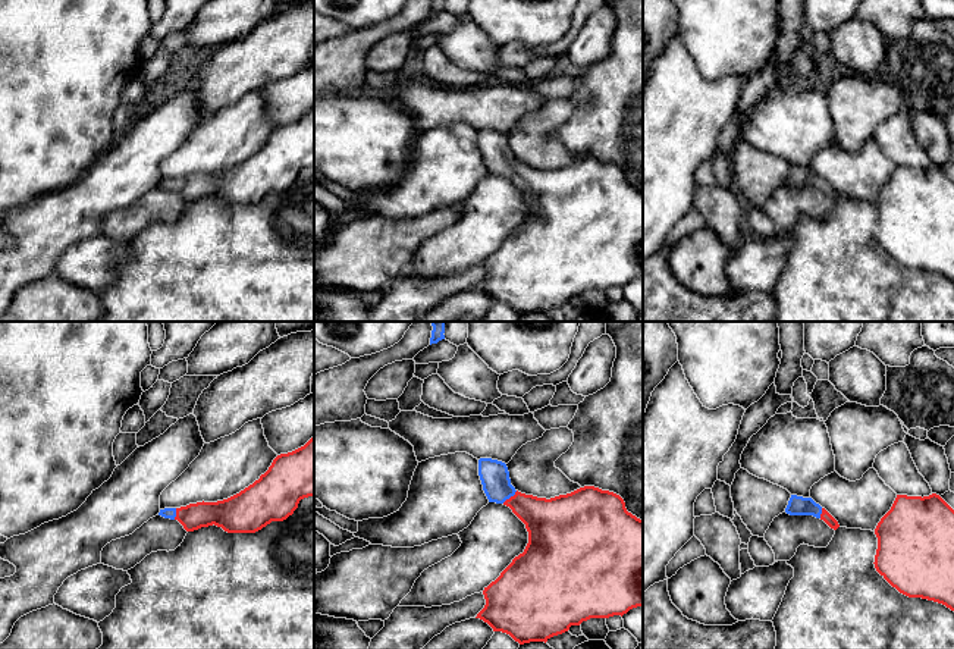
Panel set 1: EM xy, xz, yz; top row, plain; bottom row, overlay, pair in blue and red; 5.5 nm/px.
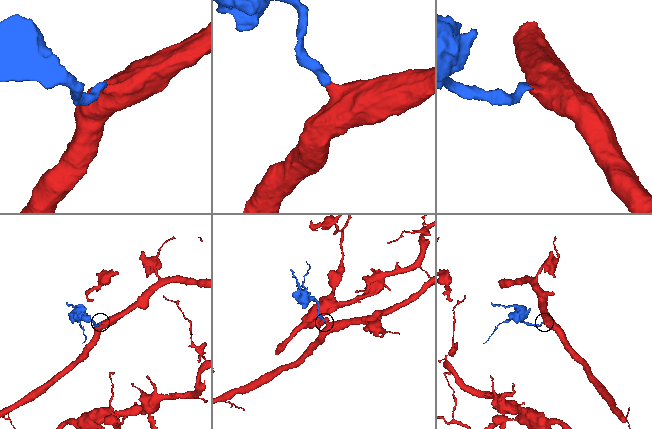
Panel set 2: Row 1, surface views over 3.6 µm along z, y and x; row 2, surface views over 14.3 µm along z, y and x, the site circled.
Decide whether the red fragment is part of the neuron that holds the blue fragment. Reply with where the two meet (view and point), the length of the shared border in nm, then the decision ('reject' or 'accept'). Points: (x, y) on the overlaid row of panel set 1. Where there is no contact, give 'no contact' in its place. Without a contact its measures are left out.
xz (510, 497) | 110 nm | accept

